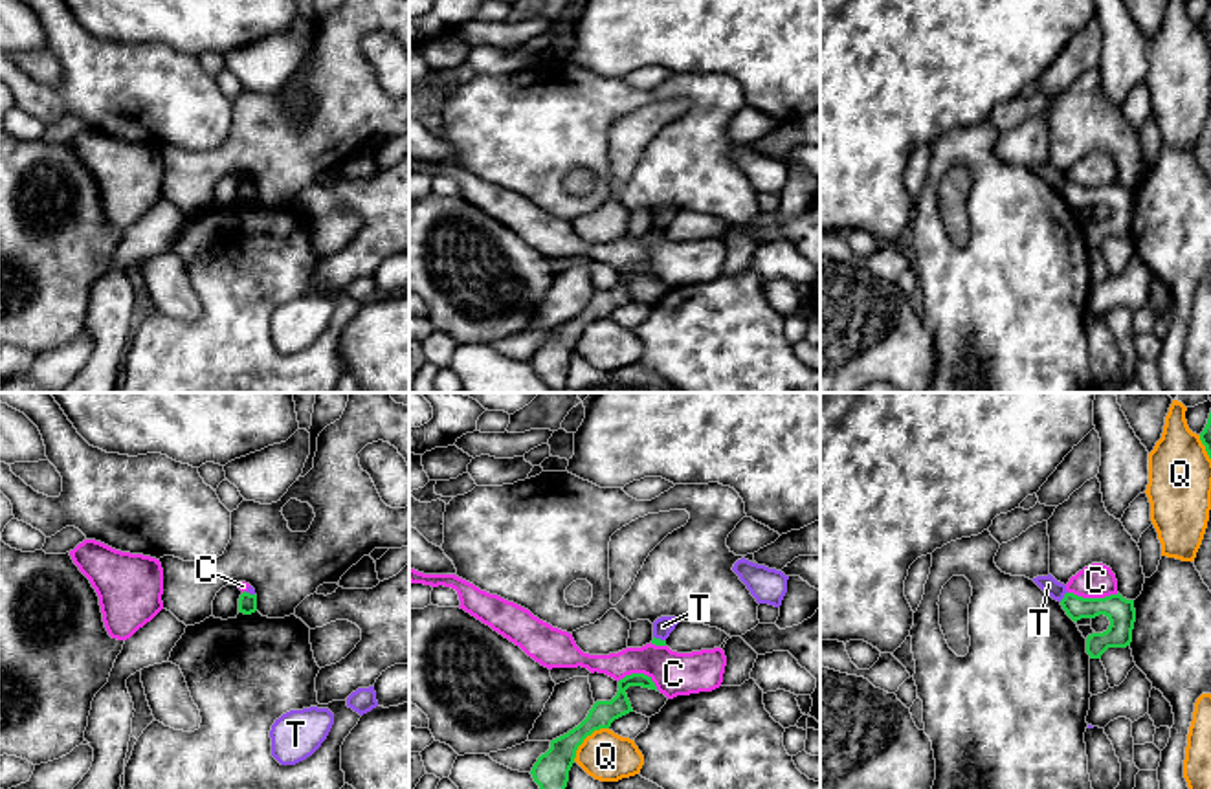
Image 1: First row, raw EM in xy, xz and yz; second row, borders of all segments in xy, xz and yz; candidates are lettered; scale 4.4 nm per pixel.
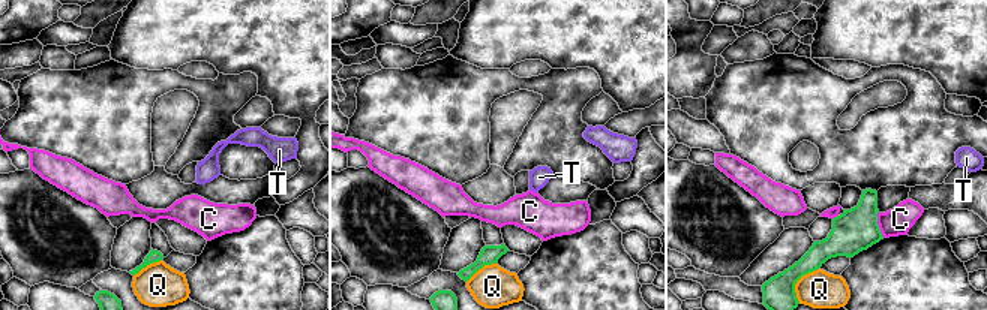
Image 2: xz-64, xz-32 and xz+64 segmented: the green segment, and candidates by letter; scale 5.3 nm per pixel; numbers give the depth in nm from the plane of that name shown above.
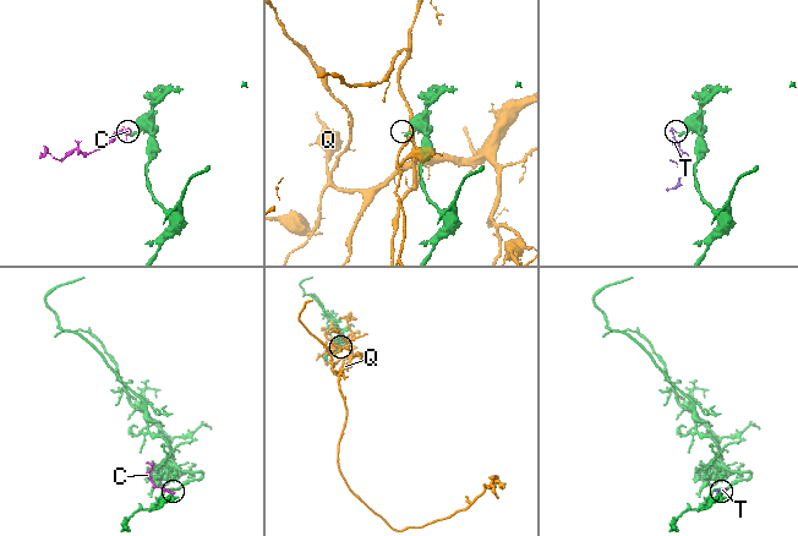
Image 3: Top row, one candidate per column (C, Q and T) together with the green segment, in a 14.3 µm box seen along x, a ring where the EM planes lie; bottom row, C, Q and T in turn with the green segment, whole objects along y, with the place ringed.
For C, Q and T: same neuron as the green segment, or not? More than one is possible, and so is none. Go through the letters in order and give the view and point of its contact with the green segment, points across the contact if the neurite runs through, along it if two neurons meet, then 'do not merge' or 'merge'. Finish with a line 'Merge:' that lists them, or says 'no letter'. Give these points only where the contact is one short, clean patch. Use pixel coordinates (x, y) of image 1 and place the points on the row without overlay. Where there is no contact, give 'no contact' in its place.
C: yz (1094, 188) | along yz (1068, 180), (1079, 186), (1109, 186), (1118, 182) | do not merge
Q: xz (586, 325) | do not merge
T: yz (1065, 186) | along yz (1066, 180), (1059, 189) | do not merge
Merge: no letter

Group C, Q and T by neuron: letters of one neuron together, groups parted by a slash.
C / Q / T

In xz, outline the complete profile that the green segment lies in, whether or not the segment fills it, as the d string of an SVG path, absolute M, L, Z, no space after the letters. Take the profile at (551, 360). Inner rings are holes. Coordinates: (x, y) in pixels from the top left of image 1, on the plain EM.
M644 262L626 264L618 270L618 281L611 290L596 290L587 306L567 323L552 328L550 338L534 352L530 363L552 393L563 393L569 360L583 328L594 319L609 317L615 308L633 301L626 283L629 275L657 279L651 266Z

